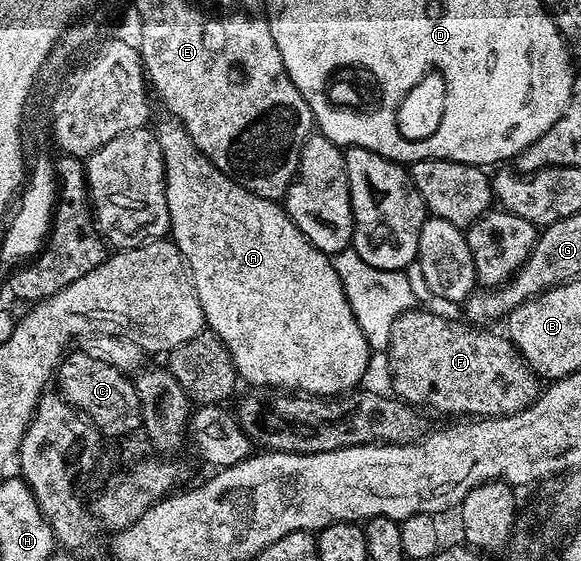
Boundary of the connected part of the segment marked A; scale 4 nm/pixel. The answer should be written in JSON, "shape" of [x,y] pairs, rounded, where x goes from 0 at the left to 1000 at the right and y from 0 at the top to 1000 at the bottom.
{"shape":[[[289,216],[272,226],[269,250],[279,266],[282,289],[282,328],[286,330],[286,365],[293,373],[294,431],[303,435],[317,458],[330,499],[330,513],[337,519],[341,537],[348,544],[348,558],[356,588],[367,590],[389,615],[396,636],[406,652],[408,670],[420,676],[435,692],[478,690],[489,701],[516,699],[532,706],[580,708],[621,688],[620,674],[633,661],[633,633],[637,620],[630,601],[623,601],[623,586],[616,586],[616,572],[609,572],[609,558],[602,551],[602,537],[596,537],[596,522],[589,515],[589,501],[582,501],[582,487],[575,480],[570,460],[558,447],[549,447],[532,426],[516,414],[513,401],[489,374],[480,360],[453,355],[430,344],[417,330],[404,326],[389,308],[382,308],[334,258],[334,251],[320,237],[308,216]]]}

